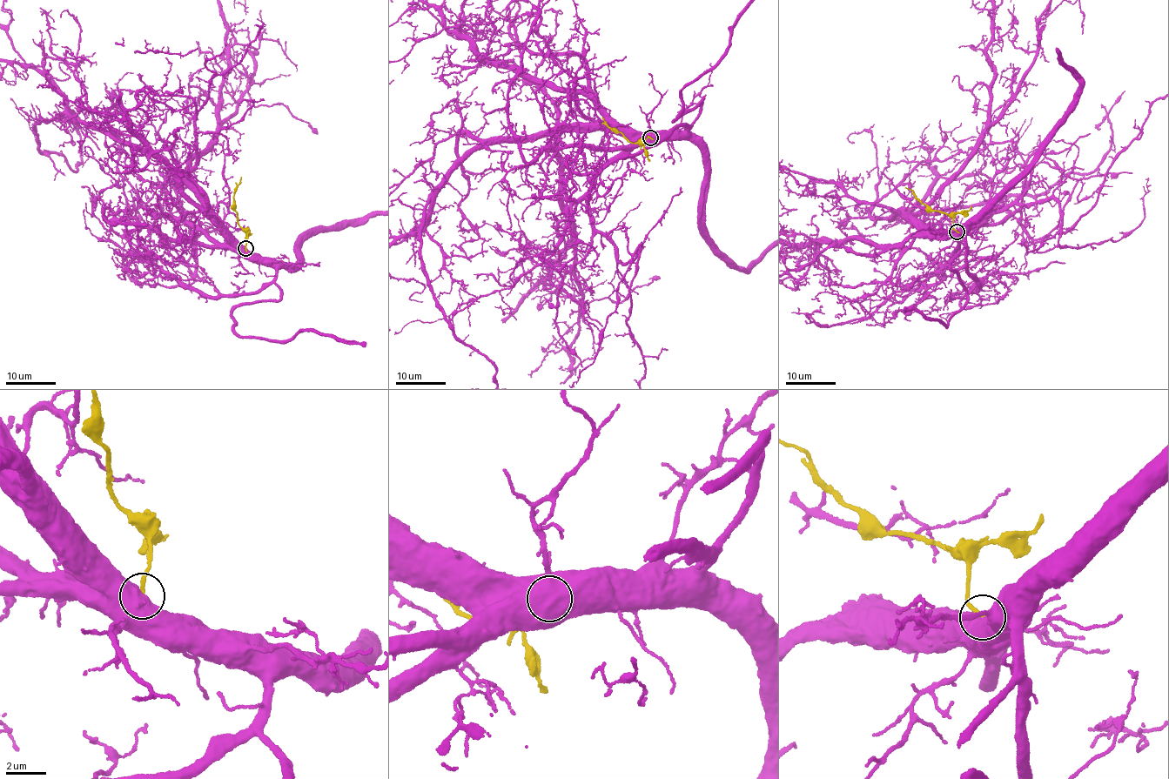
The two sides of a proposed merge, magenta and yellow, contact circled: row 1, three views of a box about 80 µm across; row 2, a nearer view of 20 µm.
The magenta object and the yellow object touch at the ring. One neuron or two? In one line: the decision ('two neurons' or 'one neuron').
two neurons

